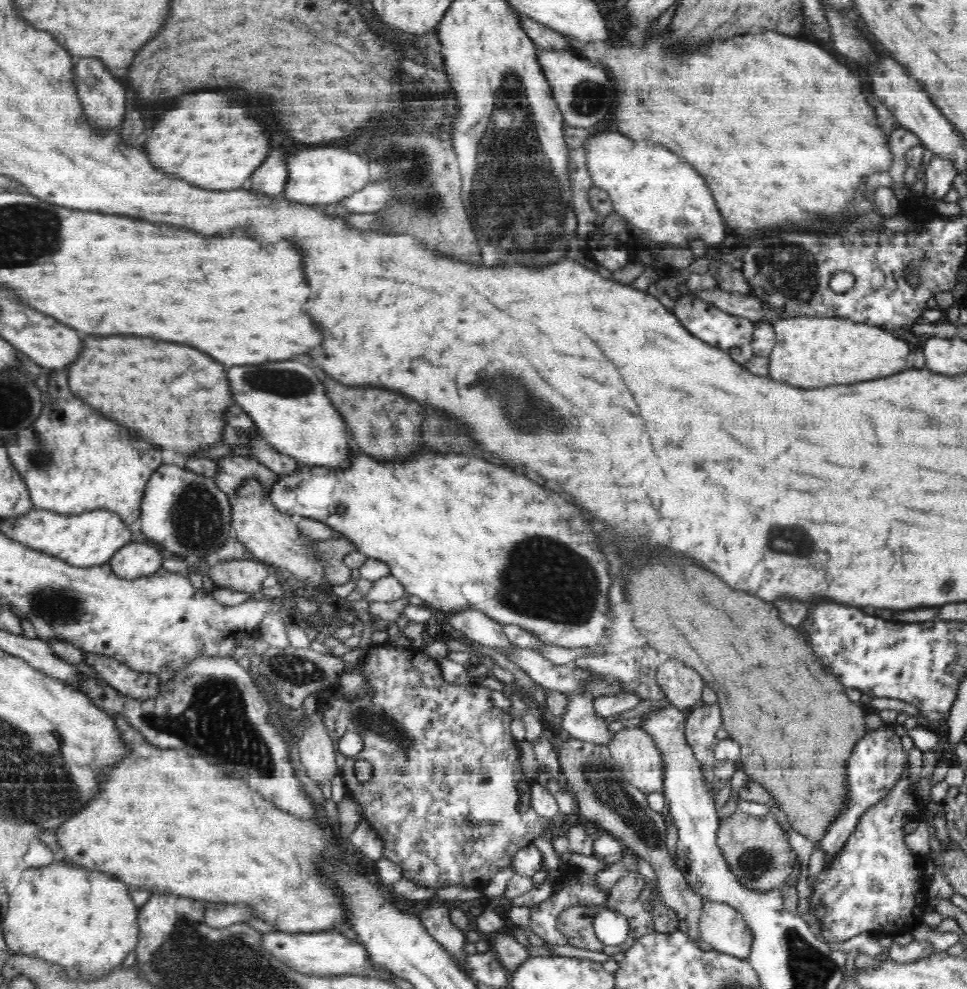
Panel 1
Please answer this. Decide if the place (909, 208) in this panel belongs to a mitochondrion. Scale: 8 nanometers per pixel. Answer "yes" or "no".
no

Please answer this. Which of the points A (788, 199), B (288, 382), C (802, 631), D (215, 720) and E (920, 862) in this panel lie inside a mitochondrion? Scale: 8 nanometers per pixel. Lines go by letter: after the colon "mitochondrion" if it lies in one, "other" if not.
A: other
B: mitochondrion
C: other
D: mitochondrion
E: other

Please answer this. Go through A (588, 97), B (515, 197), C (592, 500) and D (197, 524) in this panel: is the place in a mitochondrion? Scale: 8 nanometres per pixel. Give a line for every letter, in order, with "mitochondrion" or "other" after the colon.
A: mitochondrion
B: mitochondrion
C: other
D: mitochondrion

